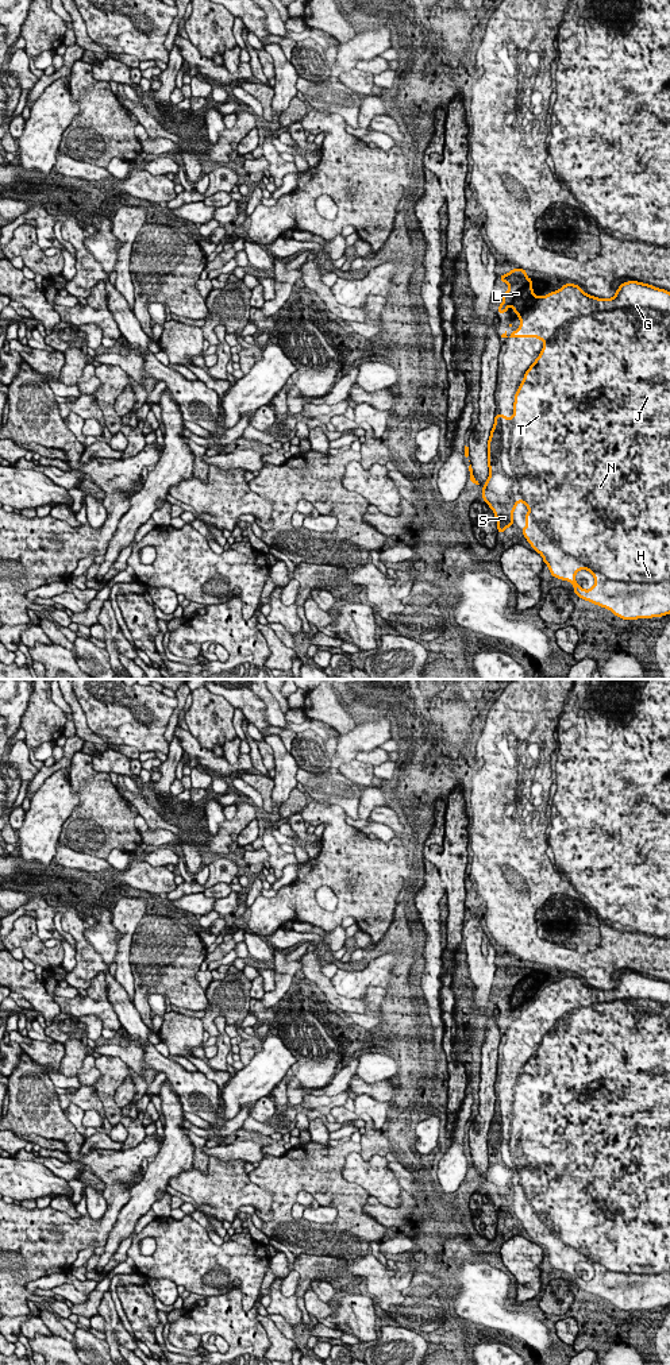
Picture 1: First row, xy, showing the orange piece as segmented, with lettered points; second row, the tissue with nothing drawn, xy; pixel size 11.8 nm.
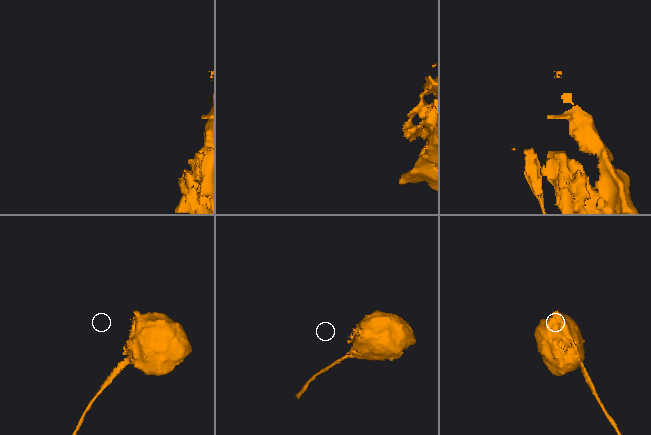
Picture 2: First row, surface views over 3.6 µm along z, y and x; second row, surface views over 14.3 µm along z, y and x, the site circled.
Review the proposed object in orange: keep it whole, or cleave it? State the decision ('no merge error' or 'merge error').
merge error

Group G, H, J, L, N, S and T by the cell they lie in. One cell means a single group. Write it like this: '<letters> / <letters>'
G H J N S T / L

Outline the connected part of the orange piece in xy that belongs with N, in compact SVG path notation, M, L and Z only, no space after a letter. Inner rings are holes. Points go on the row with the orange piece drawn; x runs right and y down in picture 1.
M628 281L619 285L612 298L598 298L585 293L575 284L565 284L561 289L543 296L540 304L528 311L528 317L509 338L536 338L546 343L516 390L513 416L494 414L488 440L489 477L481 493L482 501L494 513L497 533L513 525L516 505L523 502L530 510L525 513L525 527L521 528L521 533L534 551L542 555L551 575L570 582L578 598L605 608L623 620L670 614L670 292ZM581 570L590 571L594 578L594 585L589 590L582 589L575 581L575 574Z

